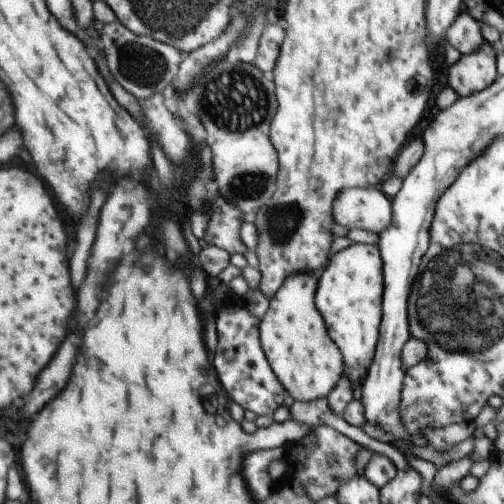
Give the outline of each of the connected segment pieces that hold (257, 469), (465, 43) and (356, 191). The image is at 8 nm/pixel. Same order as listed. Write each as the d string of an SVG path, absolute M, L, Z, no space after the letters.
M287 446L278 448L261 448L245 460L245 478L253 486L253 496L265 500L272 493L273 481L269 476L269 466L275 460L285 460L290 452Z
M463 9L460 16L446 31L445 41L458 50L461 55L471 54L485 42L480 31L480 24Z
M355 187L336 198L333 214L336 223L347 229L377 233L389 224L389 200L379 189Z

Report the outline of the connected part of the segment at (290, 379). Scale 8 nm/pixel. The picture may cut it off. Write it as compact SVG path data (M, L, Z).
M309 271L292 274L270 299L270 309L260 322L262 345L272 369L295 400L328 398L345 375L344 354L329 336L316 303L319 288L319 274Z

